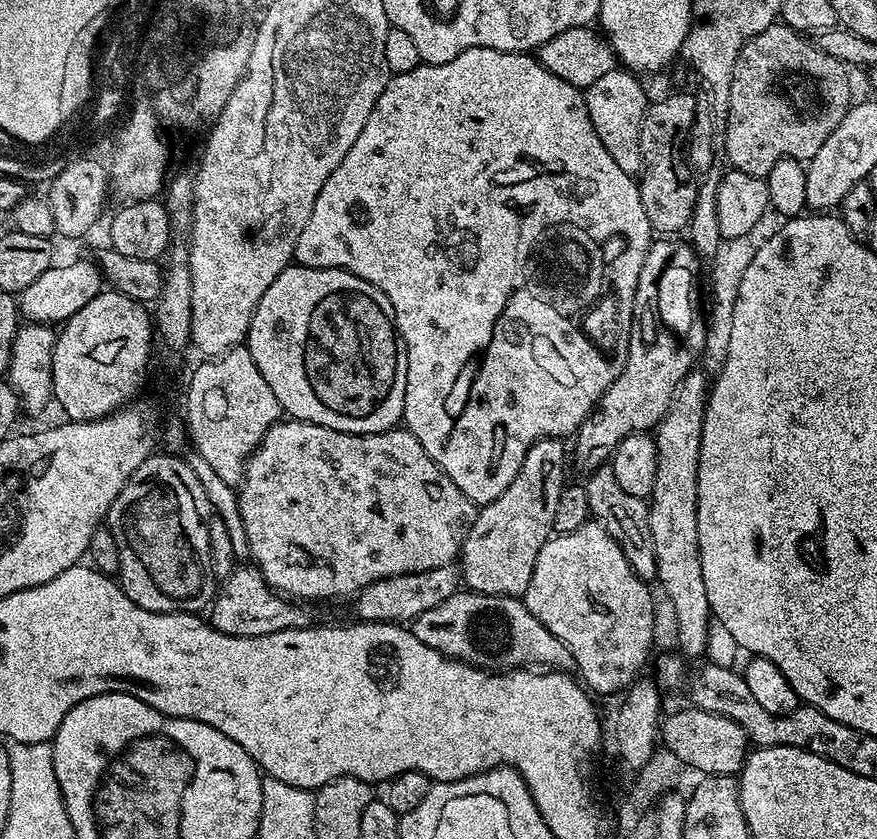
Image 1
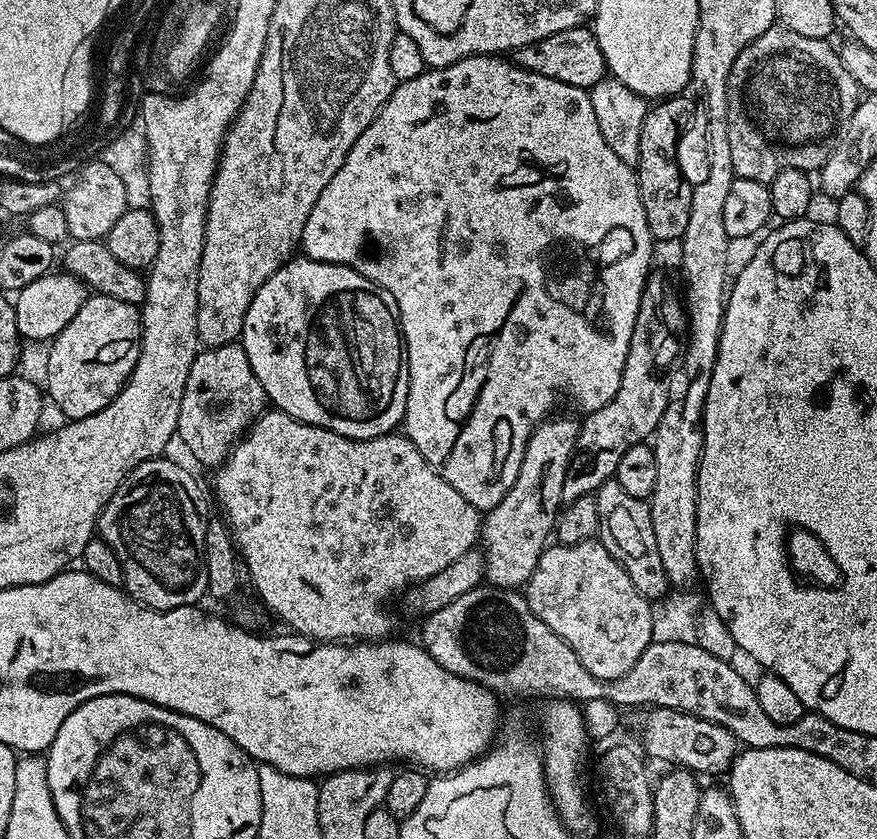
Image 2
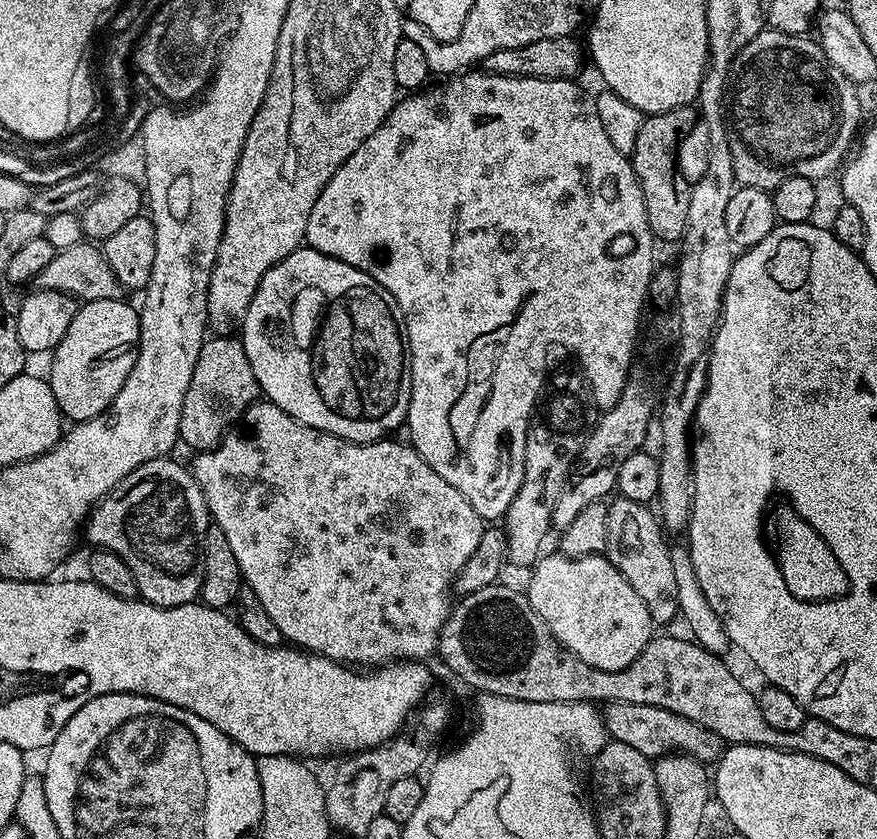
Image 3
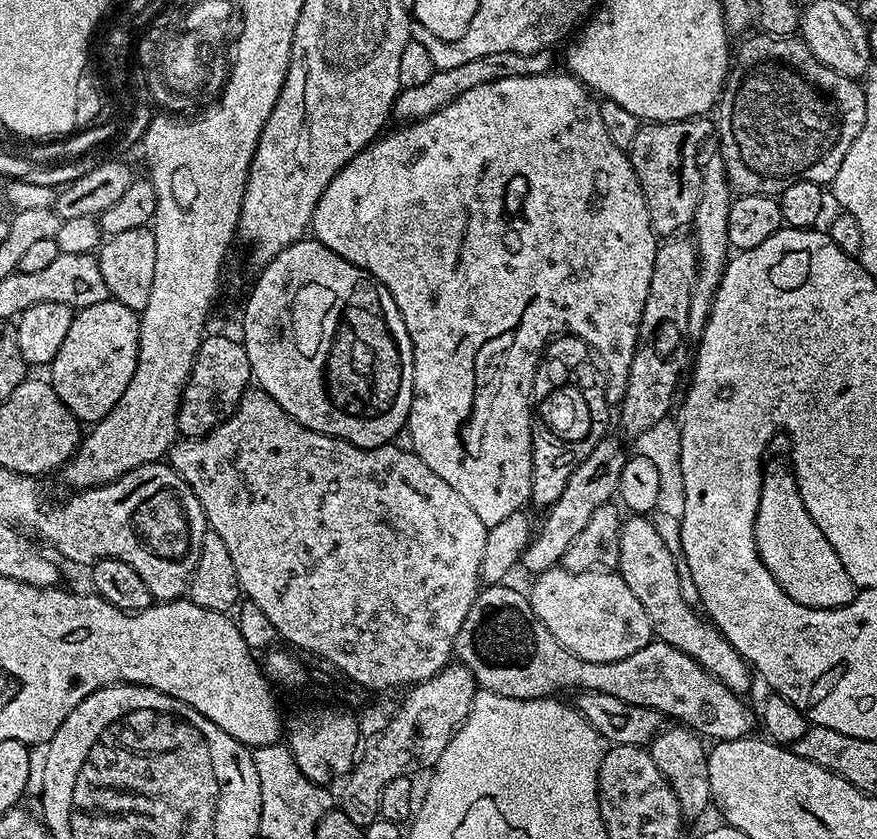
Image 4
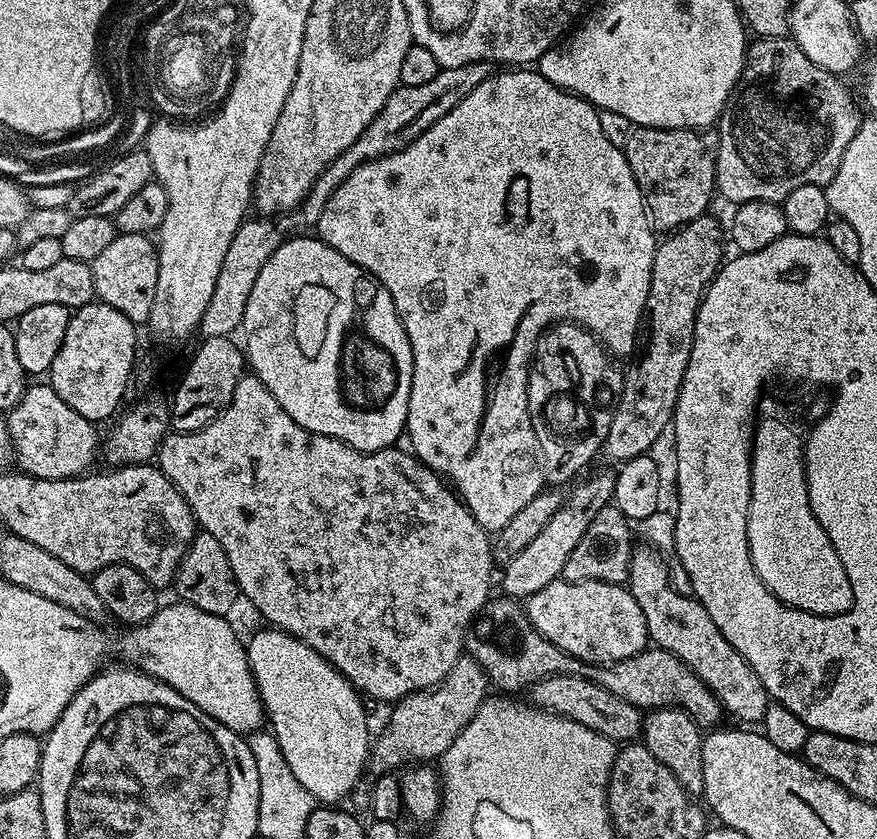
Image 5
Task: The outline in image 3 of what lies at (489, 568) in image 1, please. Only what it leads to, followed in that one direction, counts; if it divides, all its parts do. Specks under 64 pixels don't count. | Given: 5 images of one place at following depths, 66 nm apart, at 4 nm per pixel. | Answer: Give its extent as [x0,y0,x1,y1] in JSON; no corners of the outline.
[502,442,572,565]

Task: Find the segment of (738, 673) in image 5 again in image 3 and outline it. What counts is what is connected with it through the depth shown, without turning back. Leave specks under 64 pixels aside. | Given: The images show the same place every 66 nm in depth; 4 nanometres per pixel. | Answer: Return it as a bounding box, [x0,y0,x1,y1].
[606,495,678,626]

